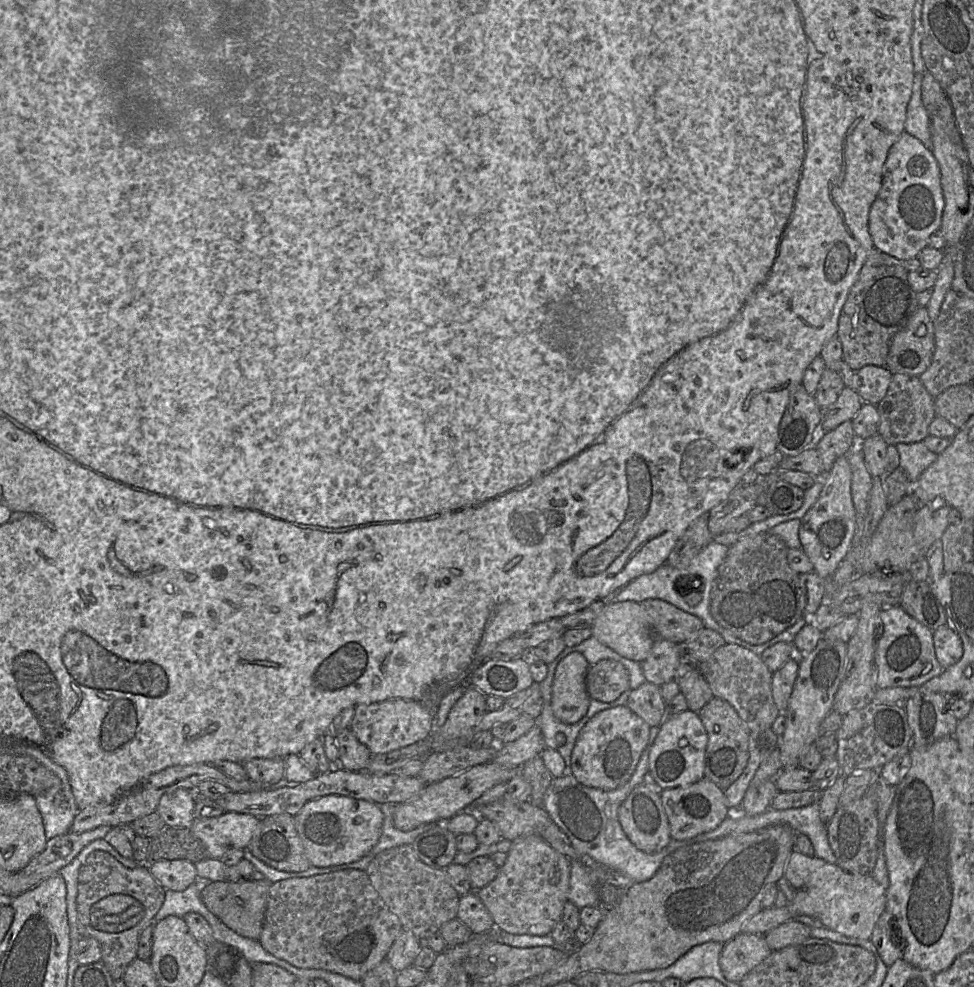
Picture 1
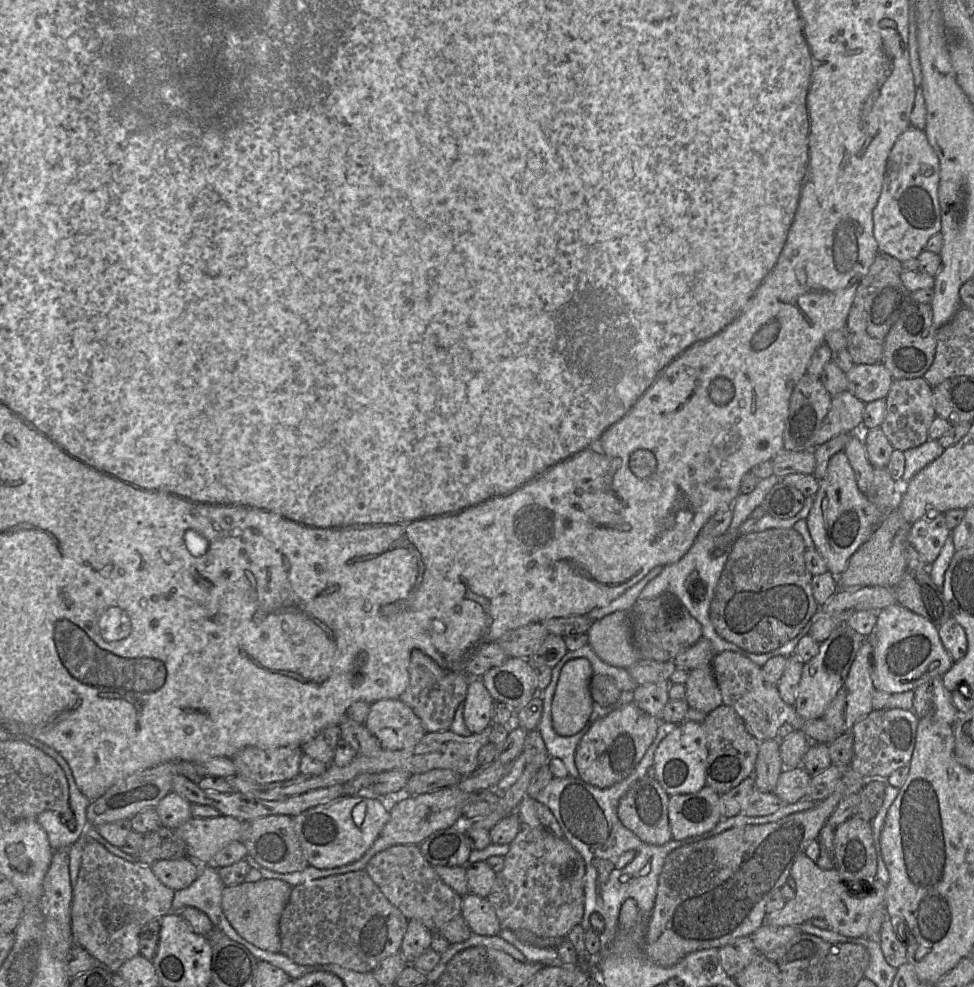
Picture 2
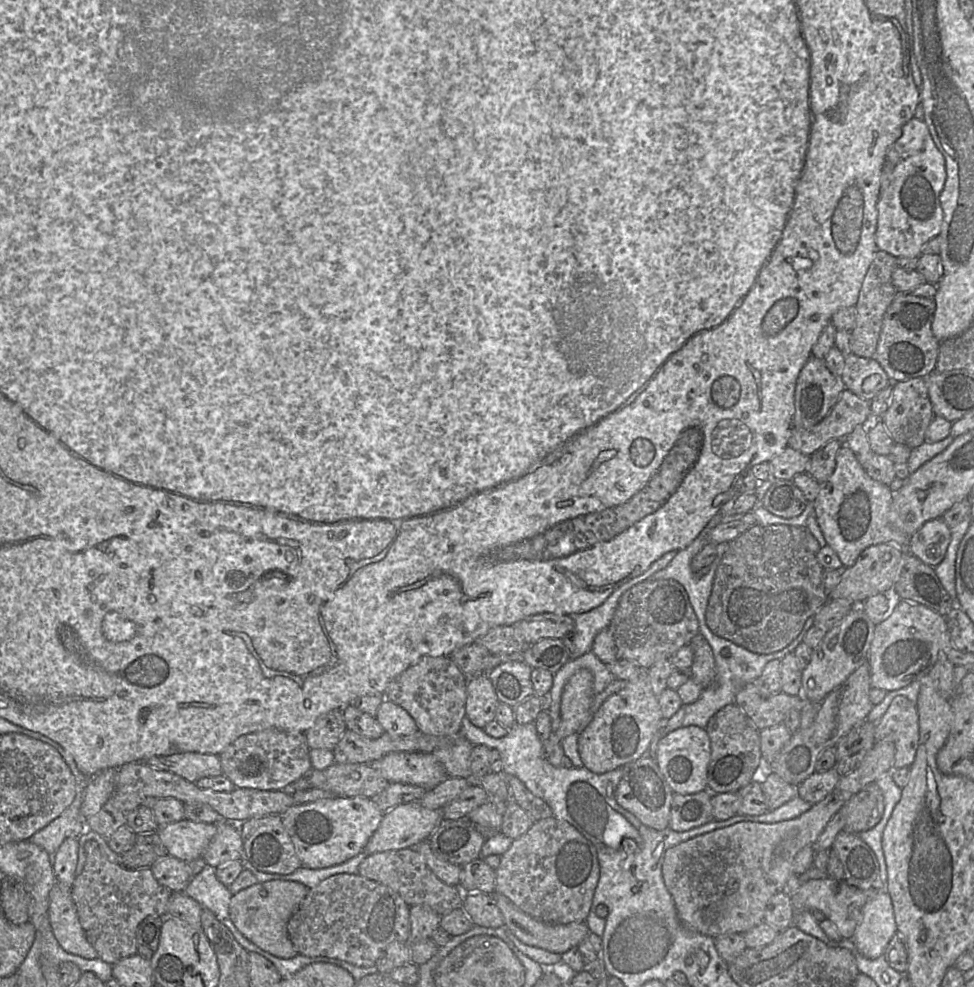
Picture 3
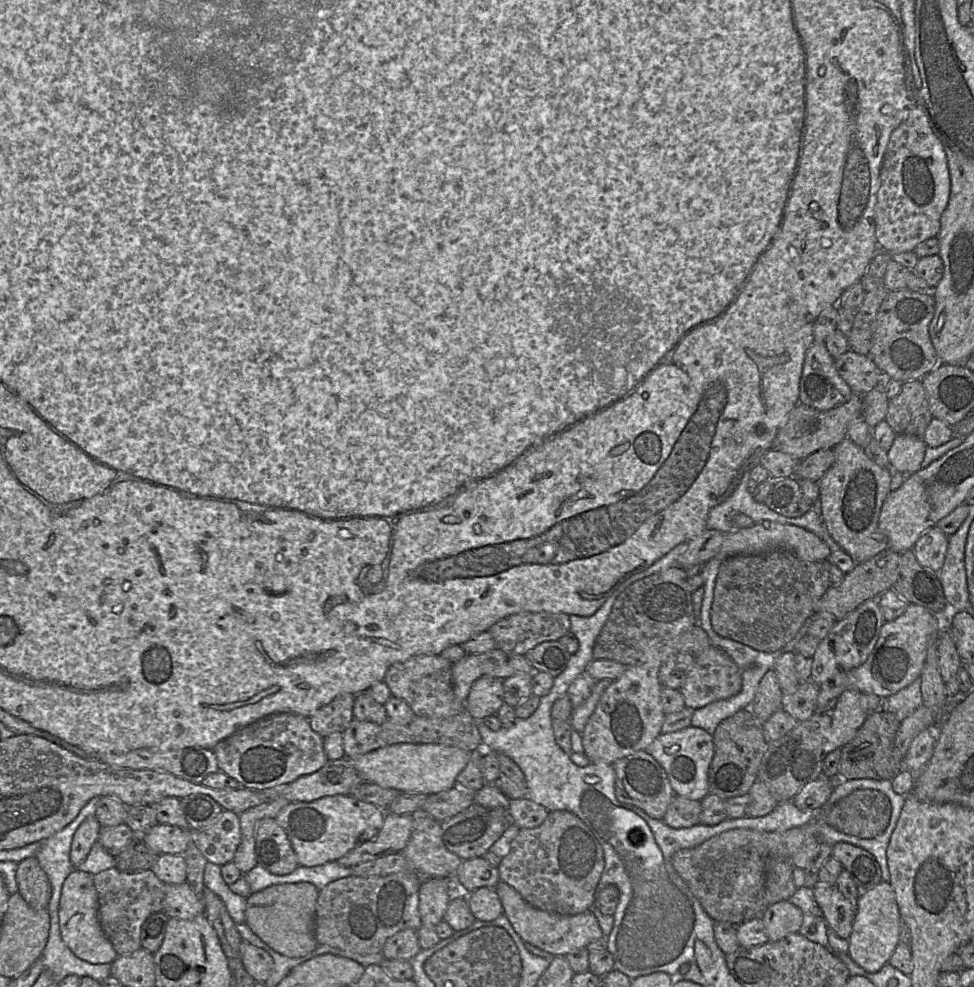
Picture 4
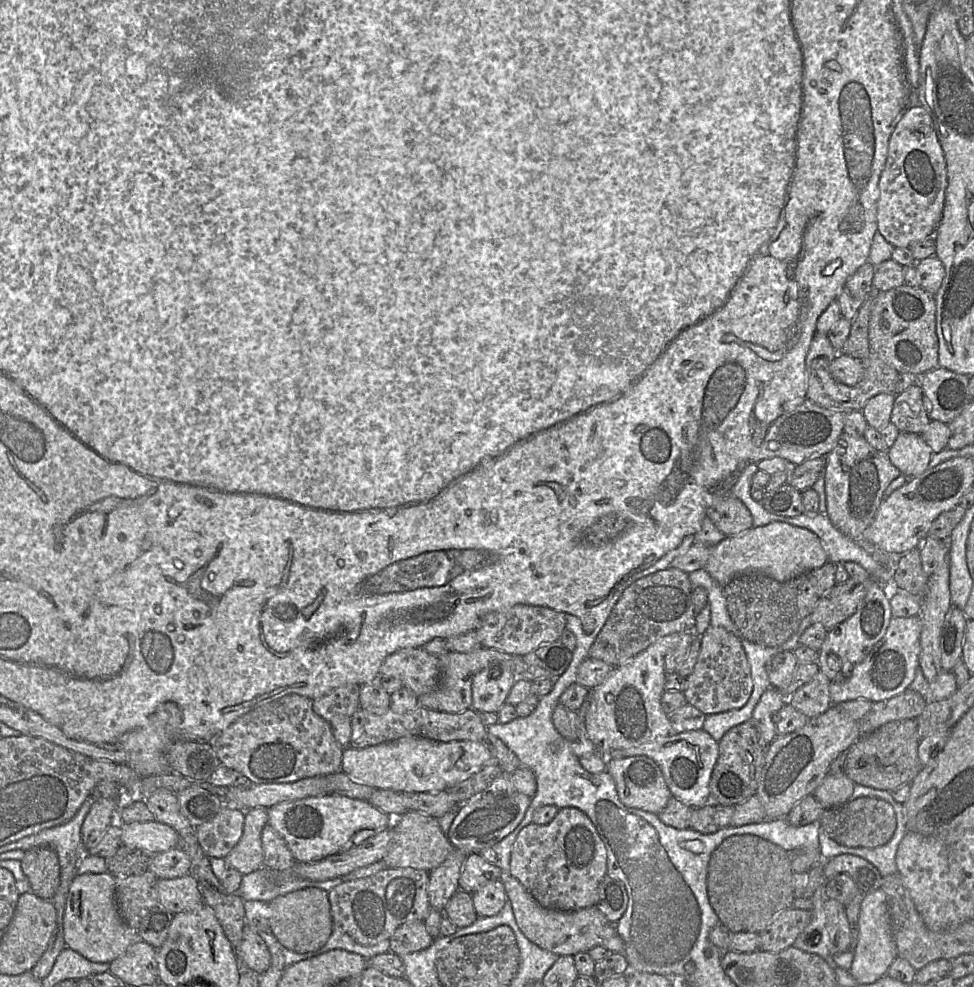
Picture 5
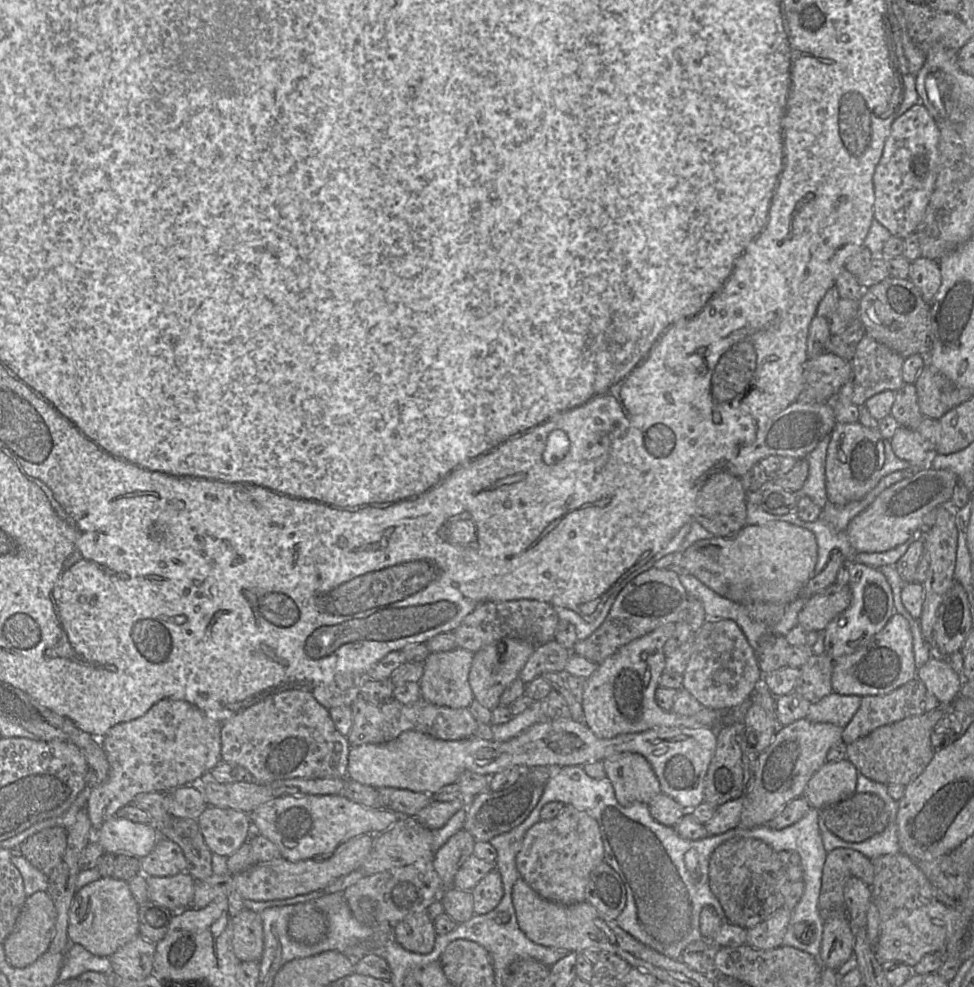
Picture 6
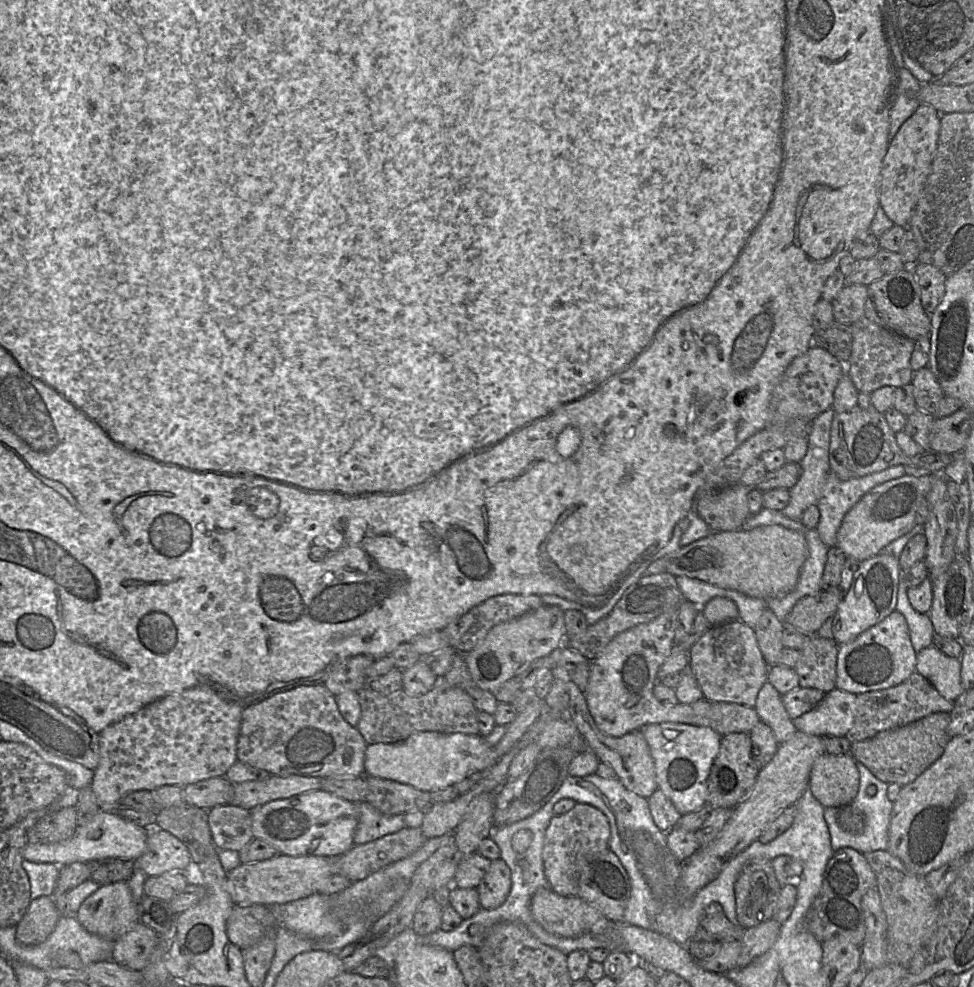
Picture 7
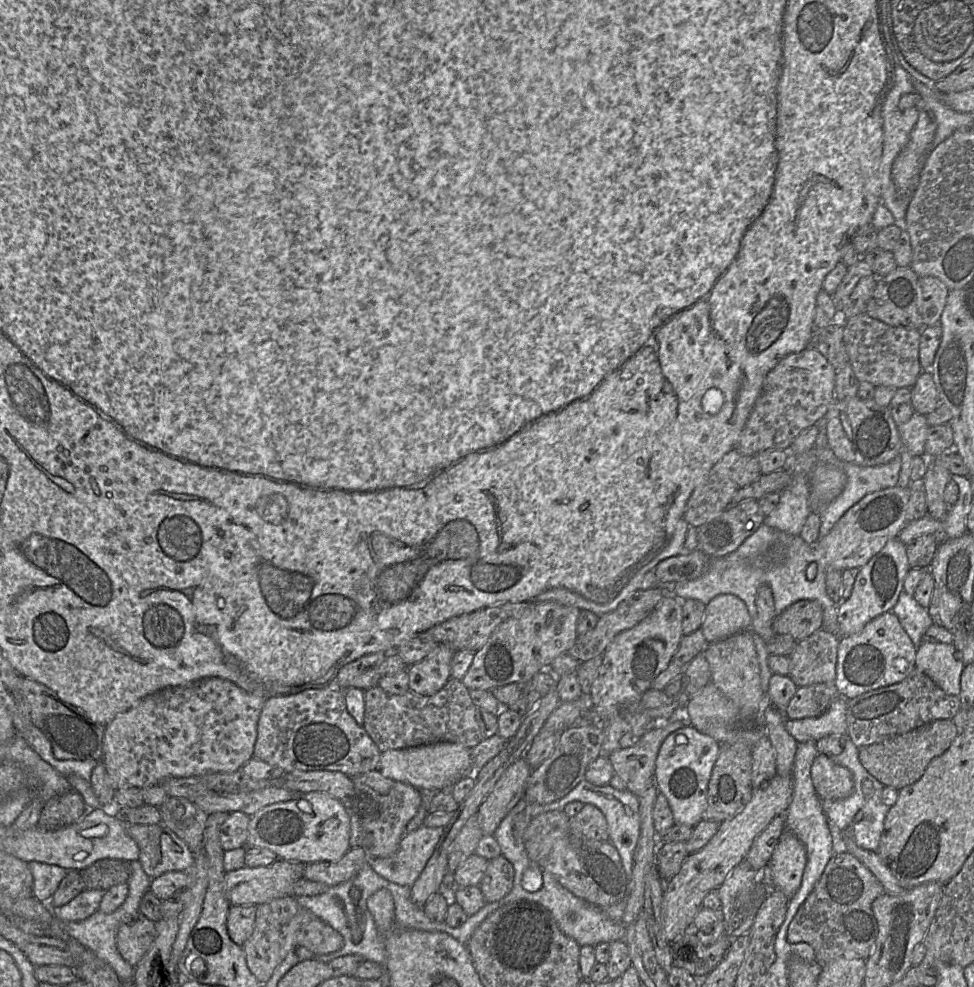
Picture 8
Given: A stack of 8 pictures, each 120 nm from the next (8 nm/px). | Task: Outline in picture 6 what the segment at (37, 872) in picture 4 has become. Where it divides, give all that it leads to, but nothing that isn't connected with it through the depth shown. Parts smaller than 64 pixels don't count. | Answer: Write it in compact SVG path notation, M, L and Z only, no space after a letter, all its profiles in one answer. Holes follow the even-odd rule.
M63 827L43 829L20 844L20 854L32 866L49 876L63 856L67 837L68 831Z

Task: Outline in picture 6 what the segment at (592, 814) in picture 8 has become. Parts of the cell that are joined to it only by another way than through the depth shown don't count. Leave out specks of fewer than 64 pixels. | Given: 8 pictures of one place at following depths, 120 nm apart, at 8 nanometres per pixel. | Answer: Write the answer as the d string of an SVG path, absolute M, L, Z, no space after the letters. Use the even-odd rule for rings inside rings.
M565 805L555 818L540 820L526 831L516 854L516 867L520 877L542 898L561 905L573 905L588 901L590 873L603 860L604 845L598 822L587 812Z

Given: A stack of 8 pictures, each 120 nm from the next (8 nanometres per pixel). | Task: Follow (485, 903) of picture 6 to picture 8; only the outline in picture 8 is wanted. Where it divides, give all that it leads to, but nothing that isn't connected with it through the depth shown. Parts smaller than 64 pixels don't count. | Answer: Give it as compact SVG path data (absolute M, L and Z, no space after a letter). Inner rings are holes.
M503 855L489 860L479 884L485 902L495 902L503 898L511 891L513 880L514 868Z

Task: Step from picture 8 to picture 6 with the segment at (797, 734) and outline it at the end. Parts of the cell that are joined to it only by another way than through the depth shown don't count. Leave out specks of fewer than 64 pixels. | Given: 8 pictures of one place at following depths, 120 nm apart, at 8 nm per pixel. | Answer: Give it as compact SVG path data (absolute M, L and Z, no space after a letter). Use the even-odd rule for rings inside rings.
M832 692L812 704L805 719L834 724L844 729L859 709L861 698L859 695L840 695Z

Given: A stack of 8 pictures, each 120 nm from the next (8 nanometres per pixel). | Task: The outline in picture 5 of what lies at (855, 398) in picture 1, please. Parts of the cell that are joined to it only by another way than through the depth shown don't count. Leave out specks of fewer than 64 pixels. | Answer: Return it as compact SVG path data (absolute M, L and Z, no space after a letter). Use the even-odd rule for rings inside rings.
M806 399L796 409L781 415L771 424L760 447L752 452L750 463L780 457L791 465L799 465L809 458L825 457L844 432L848 412L825 408Z

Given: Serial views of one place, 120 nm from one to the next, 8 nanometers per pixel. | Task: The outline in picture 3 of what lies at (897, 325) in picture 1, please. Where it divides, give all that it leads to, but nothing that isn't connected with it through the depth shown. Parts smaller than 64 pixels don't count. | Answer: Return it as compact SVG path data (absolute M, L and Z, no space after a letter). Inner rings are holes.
M878 250L862 283L856 303L856 324L851 331L851 352L859 357L873 358L876 352L884 314L898 293L892 283L892 273L898 267L897 258Z

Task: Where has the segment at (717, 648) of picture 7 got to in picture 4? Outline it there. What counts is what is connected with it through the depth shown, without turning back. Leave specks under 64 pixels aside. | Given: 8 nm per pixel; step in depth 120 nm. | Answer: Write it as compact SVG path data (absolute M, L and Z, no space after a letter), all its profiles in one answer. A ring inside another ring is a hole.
M711 645L695 657L693 666L686 672L683 686L679 690L686 708L696 710L712 702L726 700L737 695L742 688L741 670L722 649Z

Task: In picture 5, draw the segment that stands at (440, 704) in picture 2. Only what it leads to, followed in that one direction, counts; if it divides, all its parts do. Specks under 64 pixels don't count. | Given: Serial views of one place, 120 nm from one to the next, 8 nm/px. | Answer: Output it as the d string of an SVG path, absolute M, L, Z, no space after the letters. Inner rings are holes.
M404 648L386 657L378 676L399 679L419 697L439 686L441 666L439 658L423 648Z

